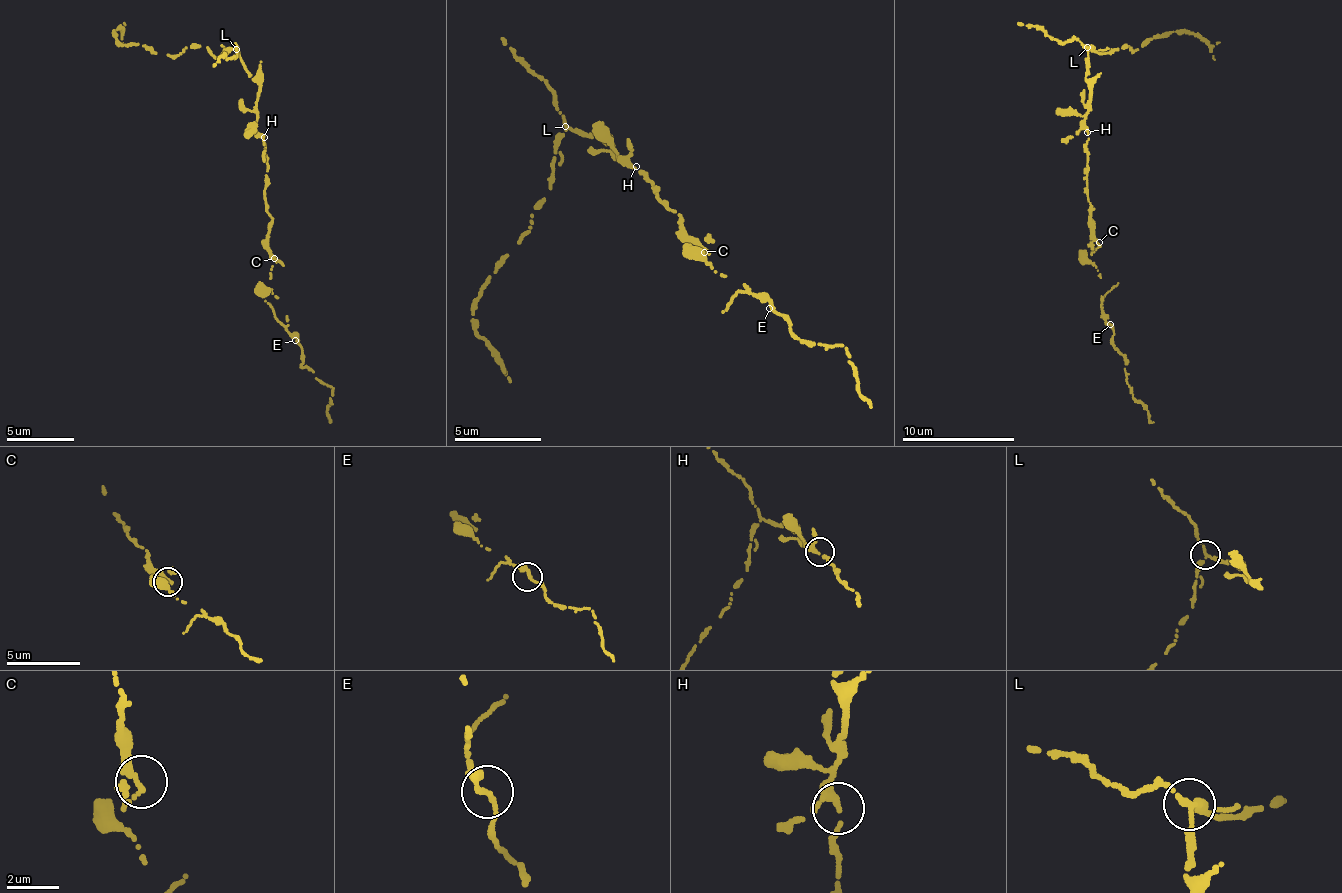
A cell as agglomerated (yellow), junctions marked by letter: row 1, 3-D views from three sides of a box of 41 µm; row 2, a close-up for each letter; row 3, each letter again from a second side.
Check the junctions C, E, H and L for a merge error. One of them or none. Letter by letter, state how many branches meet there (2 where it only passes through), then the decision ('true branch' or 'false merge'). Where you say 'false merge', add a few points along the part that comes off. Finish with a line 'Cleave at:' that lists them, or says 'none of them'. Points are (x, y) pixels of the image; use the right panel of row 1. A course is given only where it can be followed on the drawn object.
C: 3 branches meet; true branch
E: 2 branches meet; true branch
H: 3 branches meet; true branch
L: 3 branches meet; false merge; foreign part runs (1086, 48), (1101, 53), (1117, 51), (1125, 45), (1133, 51), (1171, 32), (1195, 33), (1208, 45), (1213, 60)
Cleave at: L

